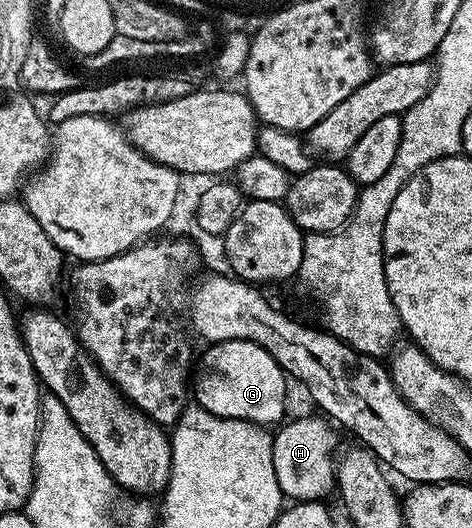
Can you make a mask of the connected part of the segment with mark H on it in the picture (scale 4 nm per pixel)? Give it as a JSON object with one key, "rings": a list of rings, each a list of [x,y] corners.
{"rings":[[[316,416],[297,417],[294,421],[286,420],[273,433],[275,479],[279,483],[282,494],[293,503],[321,501],[329,492],[332,494],[335,489],[337,479],[335,458],[339,453],[339,448],[337,449],[338,430],[324,416]]]}

